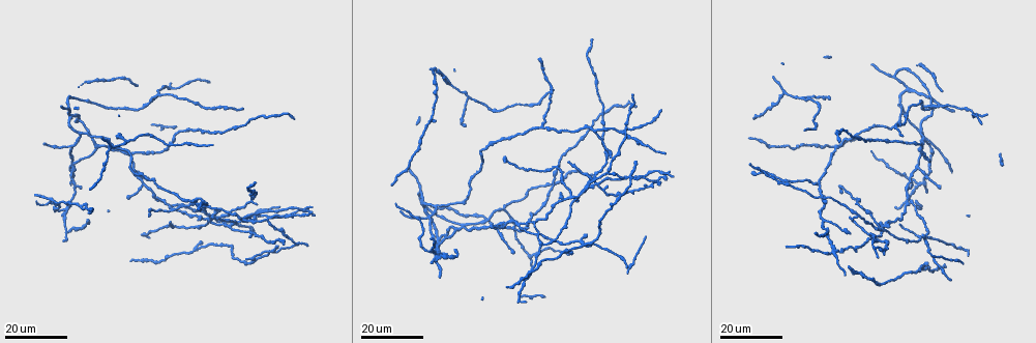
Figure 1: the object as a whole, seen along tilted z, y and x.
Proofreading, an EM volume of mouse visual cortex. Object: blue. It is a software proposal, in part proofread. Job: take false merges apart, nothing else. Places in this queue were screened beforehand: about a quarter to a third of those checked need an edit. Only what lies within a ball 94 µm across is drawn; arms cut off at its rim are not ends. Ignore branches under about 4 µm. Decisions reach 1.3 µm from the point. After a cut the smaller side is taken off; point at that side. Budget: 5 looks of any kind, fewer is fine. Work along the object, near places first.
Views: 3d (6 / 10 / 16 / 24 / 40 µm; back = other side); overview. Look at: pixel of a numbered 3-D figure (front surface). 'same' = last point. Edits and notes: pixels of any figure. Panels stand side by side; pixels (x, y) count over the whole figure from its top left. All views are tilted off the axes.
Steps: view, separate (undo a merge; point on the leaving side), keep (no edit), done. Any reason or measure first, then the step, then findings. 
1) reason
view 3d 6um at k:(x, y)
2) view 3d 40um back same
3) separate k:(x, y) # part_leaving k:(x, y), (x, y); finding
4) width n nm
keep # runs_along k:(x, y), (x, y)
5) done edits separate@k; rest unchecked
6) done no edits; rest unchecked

three arms meet
view 3d 16um at 1:(817, 186)

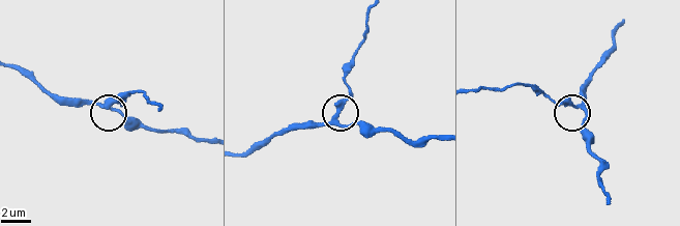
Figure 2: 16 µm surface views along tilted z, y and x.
view 3d 6um at 2:(337, 122)

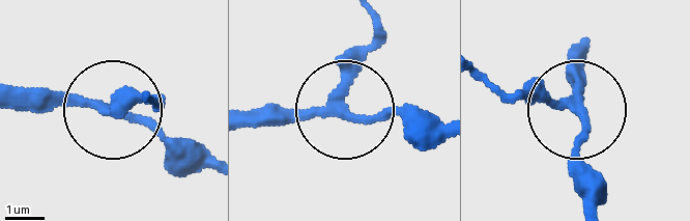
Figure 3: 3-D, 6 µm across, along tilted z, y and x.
side_arm 27 um
keep # runs_along 3:(252, 127), (331, 113), (383, 34); all the same neuron

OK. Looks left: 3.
branch point
view 3d 24um at 1:(575, 200)

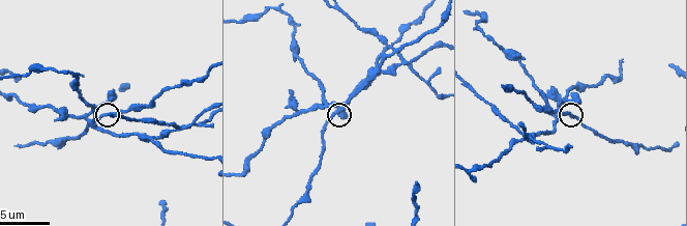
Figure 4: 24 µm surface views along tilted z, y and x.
view 3d 6um at 4:(335, 110)

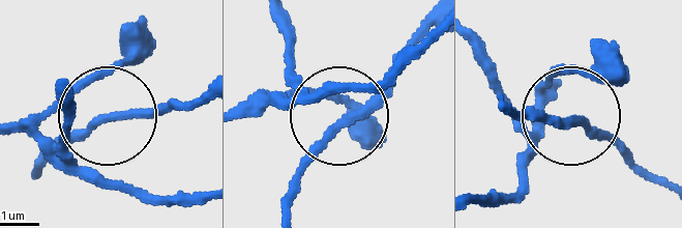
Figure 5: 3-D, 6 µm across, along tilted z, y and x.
keep # runs_along 5:(16, 123), (104, 76), (102, 119), (40, 157); continuous, no second neuron

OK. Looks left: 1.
done no edits; rest unchecked

